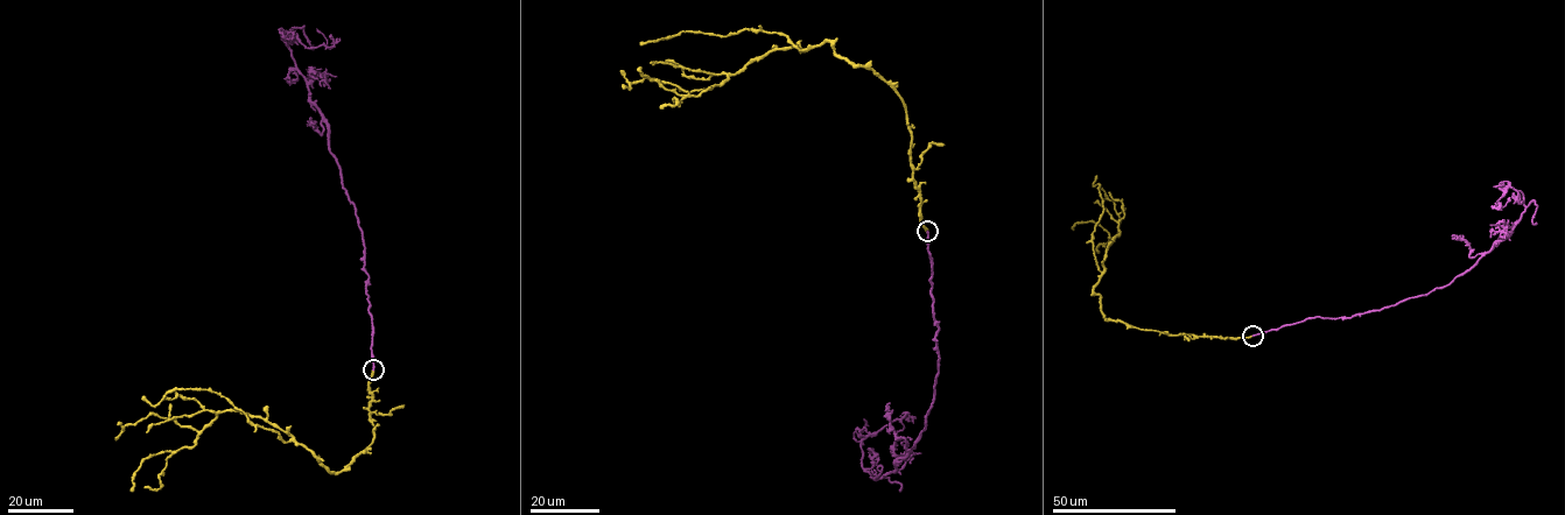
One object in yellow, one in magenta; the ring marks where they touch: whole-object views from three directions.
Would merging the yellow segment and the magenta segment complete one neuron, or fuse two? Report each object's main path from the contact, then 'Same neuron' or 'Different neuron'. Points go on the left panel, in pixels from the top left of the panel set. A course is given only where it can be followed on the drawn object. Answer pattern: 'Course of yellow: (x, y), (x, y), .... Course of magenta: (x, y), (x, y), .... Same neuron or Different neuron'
Course of yellow: (373, 369), (374, 438), (339, 472), (261, 418), (232, 409), (217, 414), (193, 446), (145, 459), (132, 492). Course of magenta: (373, 369), (360, 231), (324, 119), (281, 34), (308, 48), (325, 46), (316, 28). Same neuron

